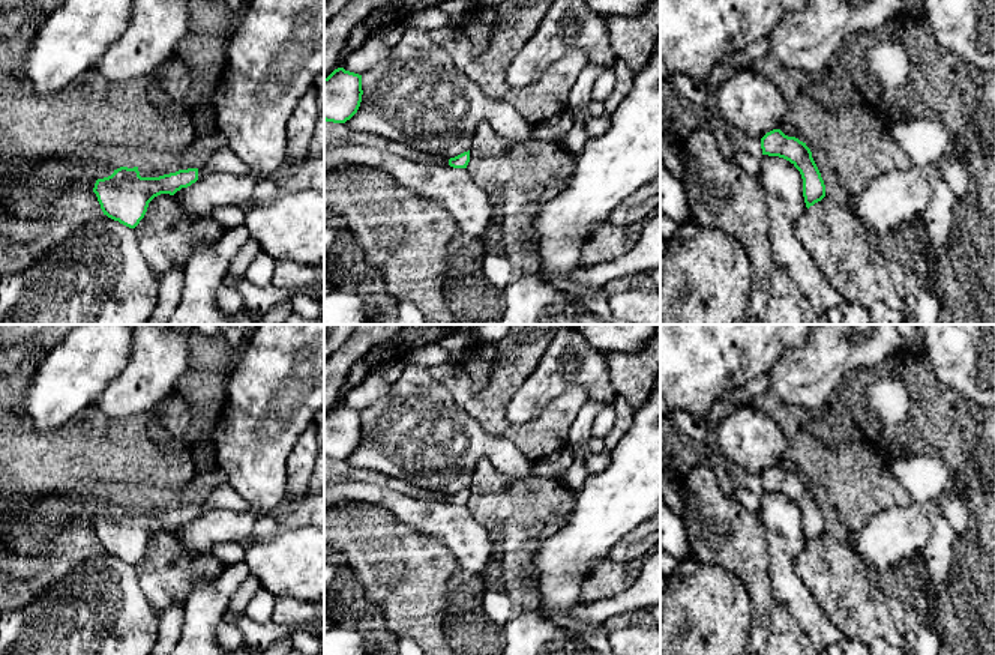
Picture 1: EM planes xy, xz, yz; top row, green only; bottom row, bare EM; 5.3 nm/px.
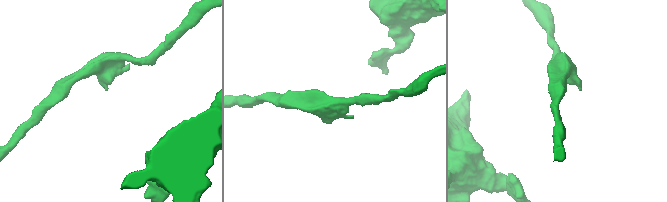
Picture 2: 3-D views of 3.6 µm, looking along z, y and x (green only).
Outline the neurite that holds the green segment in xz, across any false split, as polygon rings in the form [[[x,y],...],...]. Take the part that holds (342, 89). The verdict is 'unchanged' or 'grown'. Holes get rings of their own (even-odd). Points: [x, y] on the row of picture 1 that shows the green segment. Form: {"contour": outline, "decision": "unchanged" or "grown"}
{"contour": [[[335,69],[324,78],[324,120],[345,123],[359,110],[362,102],[362,75]]], "decision": "unchanged"}

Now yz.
{"contour": [[[773,129],[761,138],[762,155],[789,161],[801,174],[803,197],[809,209],[825,197],[825,185],[806,143]]], "decision": "unchanged"}

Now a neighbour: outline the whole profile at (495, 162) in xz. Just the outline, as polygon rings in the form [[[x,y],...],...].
[[[482,122],[470,147],[467,170],[477,186],[495,197],[504,186],[563,191],[575,167],[576,159],[555,143],[509,141]]]

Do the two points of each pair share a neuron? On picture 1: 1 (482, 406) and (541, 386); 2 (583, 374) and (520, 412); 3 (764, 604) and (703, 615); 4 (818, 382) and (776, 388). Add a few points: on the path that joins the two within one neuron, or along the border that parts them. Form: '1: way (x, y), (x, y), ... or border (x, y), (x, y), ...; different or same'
1: border (535, 367), (506, 407), (506, 418), (515, 425); different
2: way (568, 374), (554, 377), (535, 397); same
3: border (734, 576), (751, 606), (746, 628), (749, 639); different
4: way (808, 382), (791, 382), (787, 385); same

